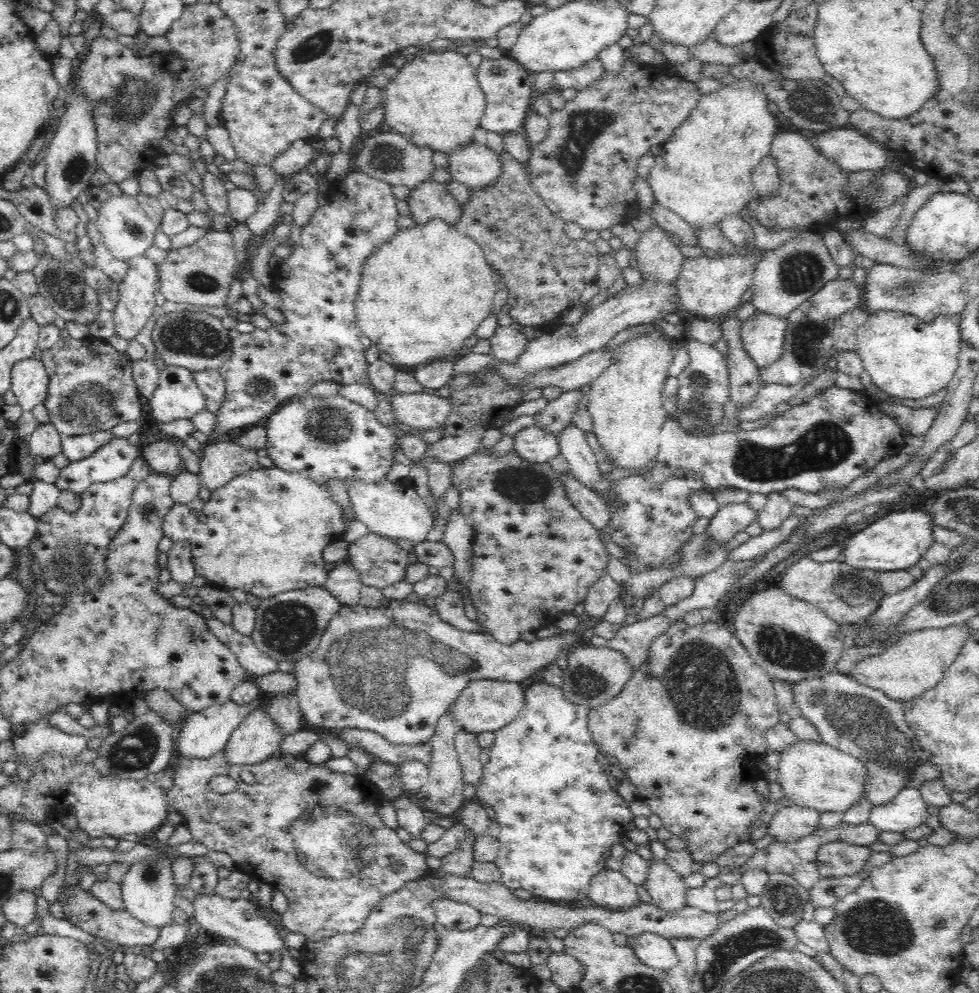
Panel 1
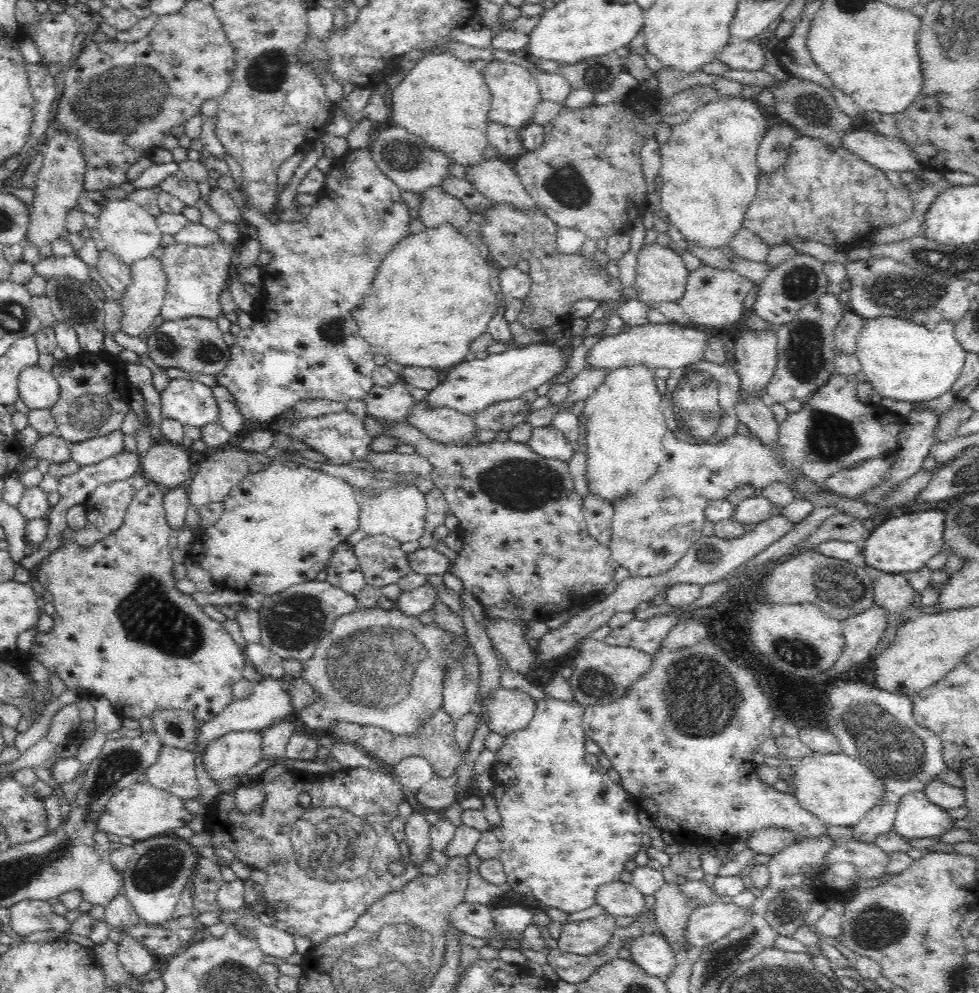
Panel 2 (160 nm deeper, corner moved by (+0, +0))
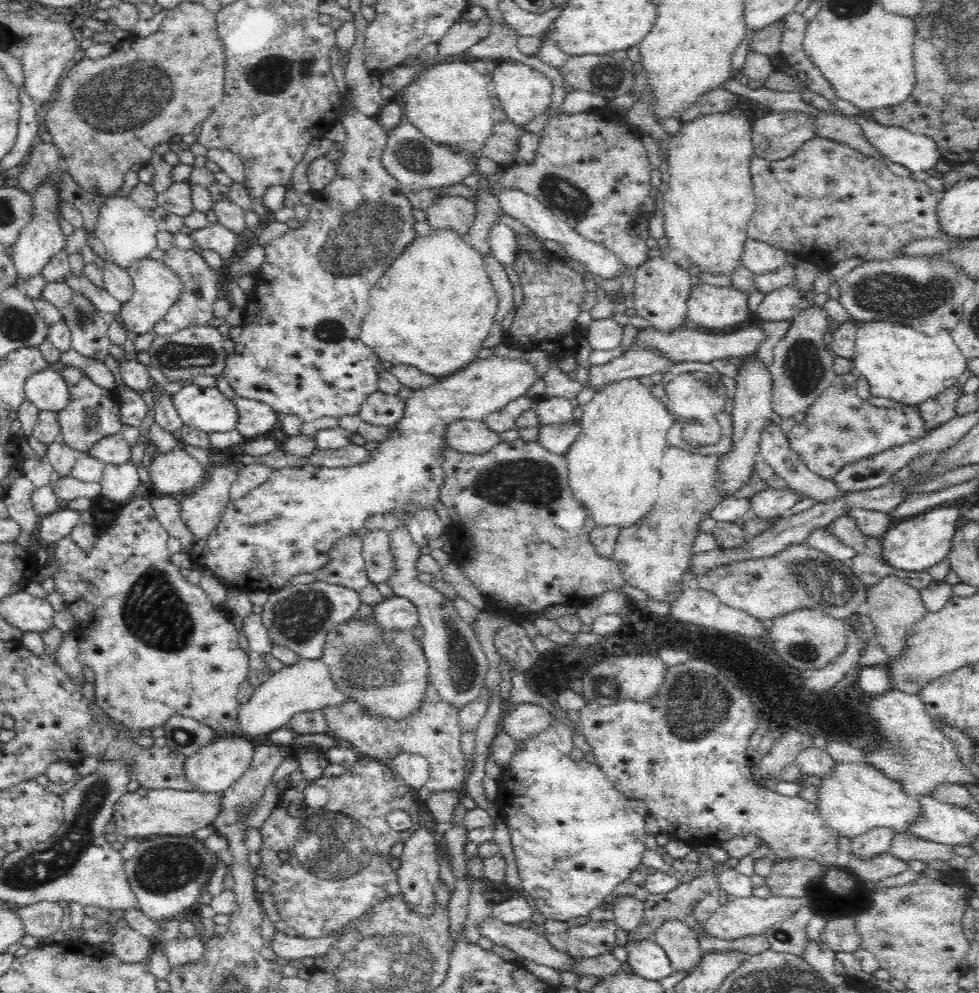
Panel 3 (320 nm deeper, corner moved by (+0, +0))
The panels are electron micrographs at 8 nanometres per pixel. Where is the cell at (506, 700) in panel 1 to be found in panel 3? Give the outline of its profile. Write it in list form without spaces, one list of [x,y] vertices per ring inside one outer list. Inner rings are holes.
[[[520,703],[507,706],[501,717],[500,731],[508,733],[514,740],[530,740],[546,728],[550,728],[554,717],[539,704]]]

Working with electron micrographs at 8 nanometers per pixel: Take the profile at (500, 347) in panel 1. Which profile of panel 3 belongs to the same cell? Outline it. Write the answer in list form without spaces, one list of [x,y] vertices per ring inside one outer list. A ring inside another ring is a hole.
[[[492,252],[483,255],[484,262],[486,263],[486,270],[490,276],[491,283],[496,291],[498,297],[498,313],[496,313],[495,322],[501,323],[514,306],[513,302],[513,284],[510,277],[506,272],[506,266],[503,265]]]

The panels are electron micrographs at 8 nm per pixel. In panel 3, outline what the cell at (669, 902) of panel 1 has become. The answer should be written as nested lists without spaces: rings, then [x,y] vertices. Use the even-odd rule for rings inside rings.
[[[666,920],[652,940],[668,955],[673,972],[697,971],[704,950],[700,948],[698,932],[679,920]]]

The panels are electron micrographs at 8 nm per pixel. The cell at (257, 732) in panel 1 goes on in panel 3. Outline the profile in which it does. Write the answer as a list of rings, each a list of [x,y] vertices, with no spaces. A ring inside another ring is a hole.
[[[239,734],[232,737],[218,736],[212,744],[204,746],[204,748],[200,748],[194,754],[186,757],[184,761],[186,780],[194,786],[194,789],[222,794],[234,782],[238,782],[248,770],[248,767],[252,764],[255,748],[252,742],[243,739]]]

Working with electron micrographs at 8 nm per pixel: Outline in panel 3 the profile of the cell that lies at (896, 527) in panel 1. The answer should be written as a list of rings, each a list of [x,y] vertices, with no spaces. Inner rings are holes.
[[[938,506],[925,513],[904,519],[892,528],[889,527],[884,538],[881,539],[881,554],[884,561],[894,569],[908,572],[926,571],[927,568],[942,562],[952,548],[952,538],[961,512],[960,508]]]

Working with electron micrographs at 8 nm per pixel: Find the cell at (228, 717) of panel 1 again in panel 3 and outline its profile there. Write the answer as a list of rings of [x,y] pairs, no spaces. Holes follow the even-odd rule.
[[[298,656],[297,659],[295,664],[274,672],[266,682],[255,687],[248,702],[241,703],[236,716],[240,733],[250,736],[271,734],[274,730],[284,727],[296,713],[322,710],[328,706],[342,704],[349,699],[348,693],[336,687],[330,667],[321,658],[308,660]]]

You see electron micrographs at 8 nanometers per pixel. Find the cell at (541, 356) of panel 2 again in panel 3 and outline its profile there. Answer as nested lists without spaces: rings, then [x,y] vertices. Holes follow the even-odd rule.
[[[497,357],[475,361],[448,375],[442,382],[412,391],[410,398],[405,400],[403,417],[392,426],[389,435],[379,442],[378,448],[370,452],[366,464],[346,468],[307,465],[274,470],[264,484],[227,505],[218,528],[205,539],[196,541],[188,550],[191,560],[195,566],[214,571],[227,589],[235,588],[246,594],[255,591],[276,592],[289,584],[288,580],[297,574],[322,569],[330,560],[329,550],[332,545],[338,539],[356,534],[370,516],[386,515],[388,512],[409,512],[413,515],[420,510],[434,508],[444,484],[441,457],[450,448],[444,439],[448,426],[462,419],[483,421],[488,414],[525,396],[540,379],[542,376],[537,374],[534,365],[525,360]]]

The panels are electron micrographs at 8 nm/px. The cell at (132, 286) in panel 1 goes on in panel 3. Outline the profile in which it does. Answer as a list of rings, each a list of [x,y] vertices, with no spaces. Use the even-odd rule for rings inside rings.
[[[151,258],[135,260],[126,269],[133,280],[134,292],[132,298],[122,304],[120,315],[127,330],[132,335],[139,336],[153,330],[154,326],[160,320],[163,320],[164,316],[168,315],[172,304],[176,304],[176,300],[184,292],[184,283],[171,268],[168,268],[168,265],[163,260]]]

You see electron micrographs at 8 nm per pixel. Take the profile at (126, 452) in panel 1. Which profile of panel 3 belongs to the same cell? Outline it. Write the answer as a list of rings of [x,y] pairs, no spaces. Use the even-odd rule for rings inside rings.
[[[131,462],[124,465],[107,464],[98,483],[101,486],[100,495],[105,500],[113,500],[121,506],[126,505],[137,489],[144,489],[138,477],[138,470]]]

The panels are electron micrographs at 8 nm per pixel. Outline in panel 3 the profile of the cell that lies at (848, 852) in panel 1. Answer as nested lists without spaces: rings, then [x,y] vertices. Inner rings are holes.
[[[854,853],[850,854],[849,858],[850,860],[846,869],[852,875],[856,875],[858,878],[866,881],[869,885],[887,880],[910,869],[910,861],[900,860],[889,853],[866,861],[856,859]]]

